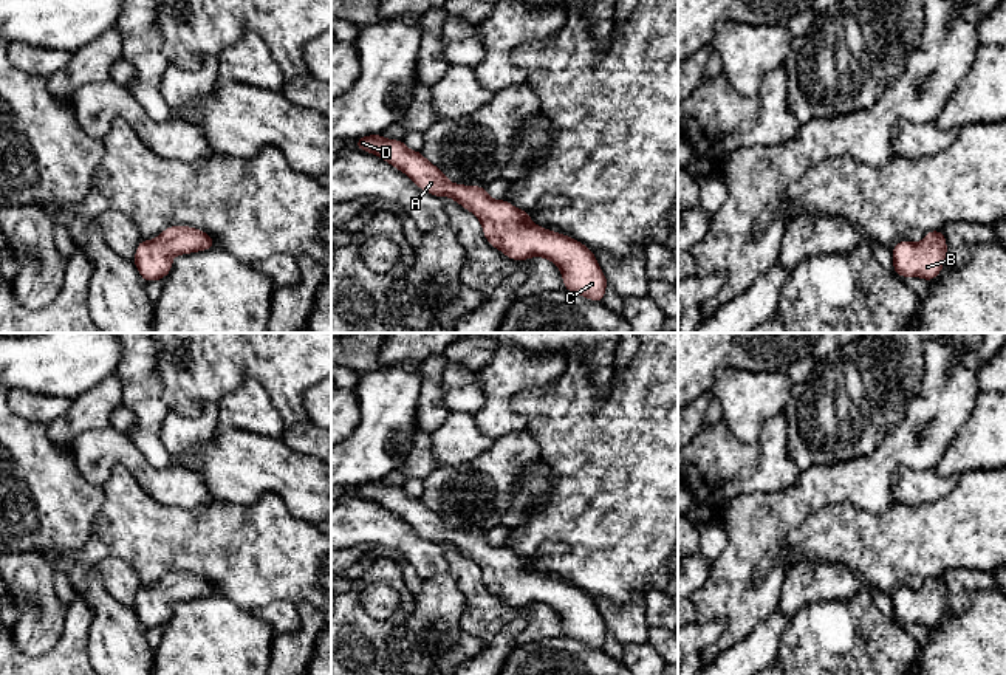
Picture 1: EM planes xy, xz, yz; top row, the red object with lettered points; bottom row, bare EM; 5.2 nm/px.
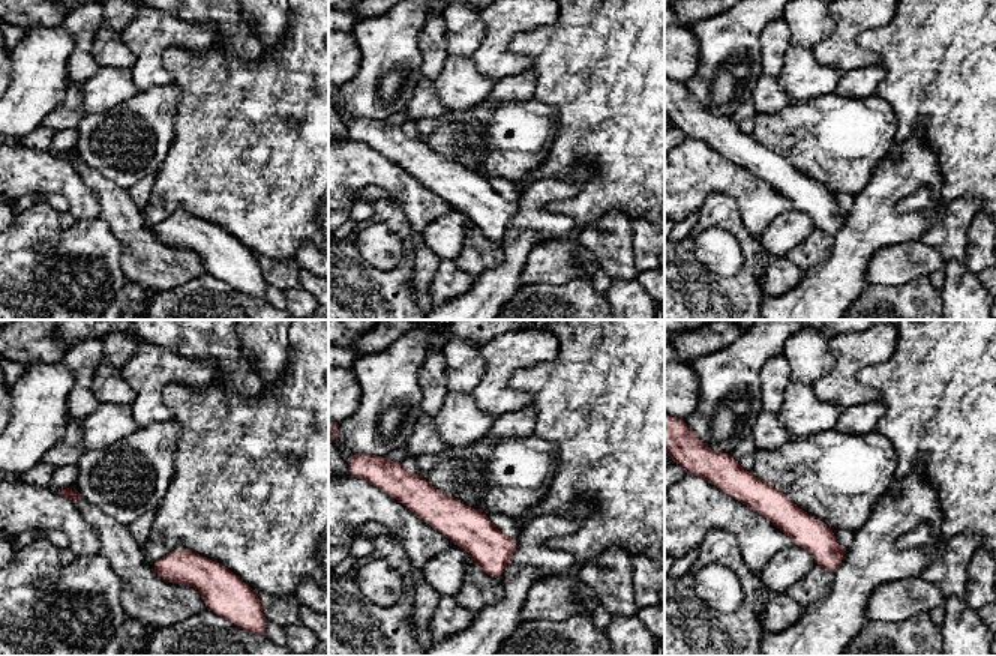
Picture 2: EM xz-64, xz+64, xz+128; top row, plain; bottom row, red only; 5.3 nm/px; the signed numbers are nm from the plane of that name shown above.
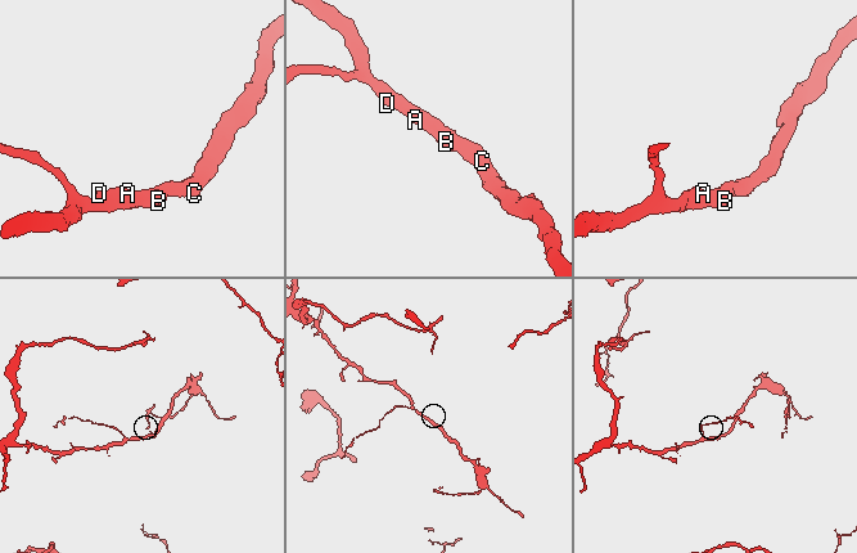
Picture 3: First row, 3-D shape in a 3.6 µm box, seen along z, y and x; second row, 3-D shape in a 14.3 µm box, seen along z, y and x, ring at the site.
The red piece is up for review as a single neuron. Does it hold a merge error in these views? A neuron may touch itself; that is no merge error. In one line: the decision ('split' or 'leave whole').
leave whole

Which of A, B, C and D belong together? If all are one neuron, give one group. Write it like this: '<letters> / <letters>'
A B C D

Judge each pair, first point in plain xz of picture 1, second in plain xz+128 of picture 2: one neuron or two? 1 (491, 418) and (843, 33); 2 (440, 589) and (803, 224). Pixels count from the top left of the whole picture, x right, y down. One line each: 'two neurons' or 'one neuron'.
1: one neuron
2: one neuron

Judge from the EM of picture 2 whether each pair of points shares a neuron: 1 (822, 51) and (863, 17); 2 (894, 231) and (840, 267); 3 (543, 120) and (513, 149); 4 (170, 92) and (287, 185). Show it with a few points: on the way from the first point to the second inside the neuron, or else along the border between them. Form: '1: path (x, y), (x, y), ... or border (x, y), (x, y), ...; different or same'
1: path (833, 44), (852, 24); same
2: path (881, 231), (876, 231), (854, 254); same
3: path (536, 126), (521, 141); same
4: border (173, 83), (179, 92), (174, 134); different

